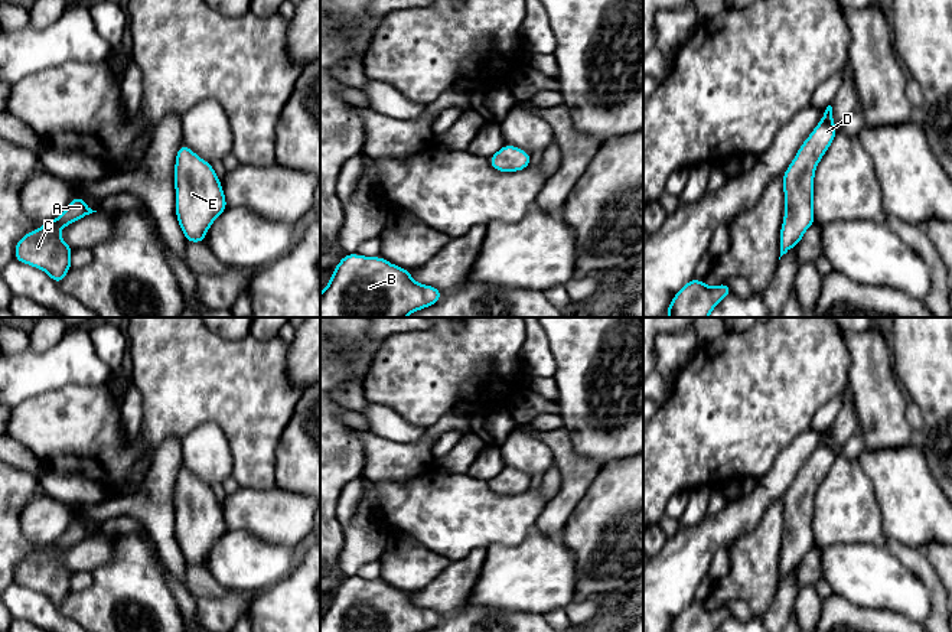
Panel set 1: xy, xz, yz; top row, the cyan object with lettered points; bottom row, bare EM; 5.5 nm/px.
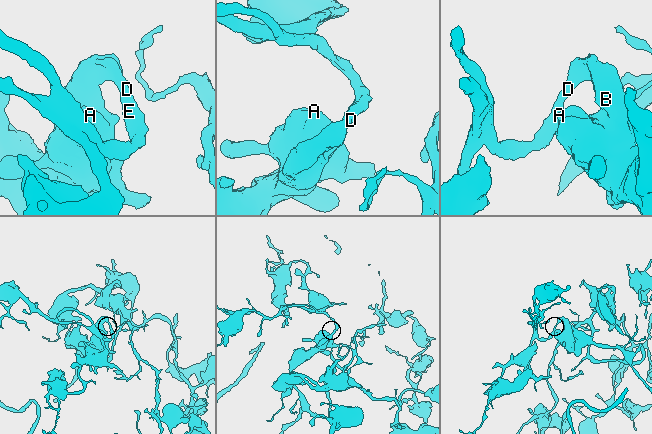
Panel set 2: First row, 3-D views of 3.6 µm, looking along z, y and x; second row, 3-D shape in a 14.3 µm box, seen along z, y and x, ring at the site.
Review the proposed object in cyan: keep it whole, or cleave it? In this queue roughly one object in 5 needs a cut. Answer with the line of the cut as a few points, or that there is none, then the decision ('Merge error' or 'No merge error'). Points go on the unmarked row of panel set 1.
No split. No merge error

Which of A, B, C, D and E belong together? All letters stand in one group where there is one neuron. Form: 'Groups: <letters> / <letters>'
Groups: A B C D E

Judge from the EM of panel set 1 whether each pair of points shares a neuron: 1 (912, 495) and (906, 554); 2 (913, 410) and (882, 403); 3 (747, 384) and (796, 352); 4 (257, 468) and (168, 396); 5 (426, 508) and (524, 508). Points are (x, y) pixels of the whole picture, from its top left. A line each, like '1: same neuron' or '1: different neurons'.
1: different neurons
2: different neurons
3: same neuron
4: same neuron
5: same neuron

